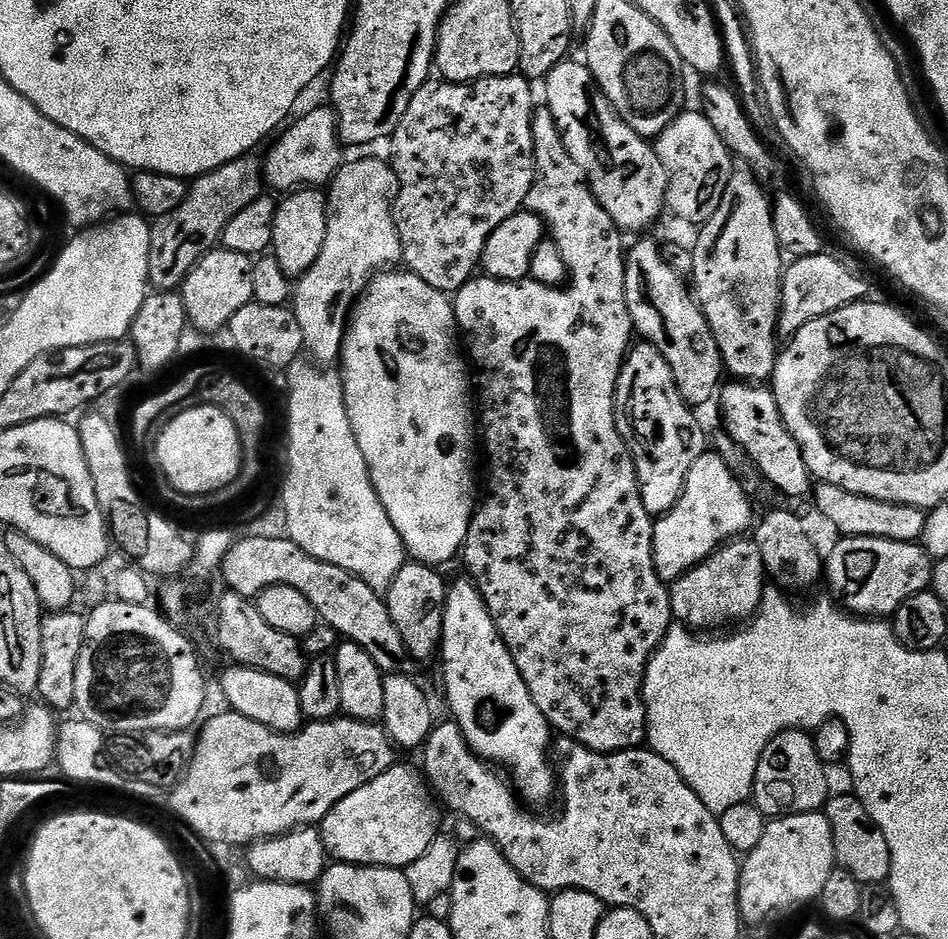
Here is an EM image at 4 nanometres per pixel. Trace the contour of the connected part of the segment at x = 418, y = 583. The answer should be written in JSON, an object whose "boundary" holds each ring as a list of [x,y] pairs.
{"boundary":[[[406,562],[402,570],[394,574],[394,582],[390,582],[386,593],[388,613],[413,661],[428,660],[431,656],[435,657],[440,650],[446,580],[444,584],[443,578],[436,572],[439,571],[435,567]]]}

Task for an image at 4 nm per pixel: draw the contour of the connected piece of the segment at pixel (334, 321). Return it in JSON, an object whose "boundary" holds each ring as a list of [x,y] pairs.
{"boundary":[[[387,159],[345,163],[330,181],[329,192],[326,192],[328,225],[322,254],[318,254],[314,266],[299,277],[294,288],[298,326],[302,326],[307,355],[317,365],[332,366],[328,364],[335,365],[339,361],[344,333],[350,327],[350,313],[368,280],[381,270],[401,263],[402,246],[392,217],[396,189],[396,172]]]}

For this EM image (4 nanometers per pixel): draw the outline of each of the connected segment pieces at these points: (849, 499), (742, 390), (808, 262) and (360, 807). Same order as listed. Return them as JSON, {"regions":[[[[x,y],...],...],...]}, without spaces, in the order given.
{"regions":[[[[823,482],[815,485],[814,496],[815,492],[816,500],[814,500],[814,506],[817,510],[826,514],[826,518],[830,518],[830,521],[834,522],[841,537],[873,536],[874,538],[882,538],[885,536],[887,540],[901,540],[902,542],[916,542],[923,537],[924,518],[926,515],[923,508],[911,508],[905,504],[891,504],[890,502],[882,502],[874,498],[866,498],[865,496],[854,494],[850,490],[842,490],[842,486],[834,486]]],[[[728,382],[718,393],[718,405],[724,415],[723,431],[738,444],[756,464],[761,474],[773,483],[780,494],[788,496],[809,495],[814,477],[809,472],[794,438],[782,422],[778,402],[771,387],[753,386],[748,382]]],[[[821,254],[793,259],[785,267],[784,279],[780,286],[779,335],[791,338],[798,330],[802,330],[802,326],[806,326],[806,322],[837,312],[847,304],[863,301],[867,292],[867,282],[859,280],[842,261],[835,260],[832,256]]],[[[403,762],[397,763],[391,770],[381,772],[378,778],[354,790],[354,794],[346,794],[342,802],[334,805],[322,821],[322,837],[327,855],[341,864],[371,864],[378,868],[404,870],[426,854],[427,848],[441,835],[441,809],[427,779],[417,769],[416,772],[407,768]]]]}

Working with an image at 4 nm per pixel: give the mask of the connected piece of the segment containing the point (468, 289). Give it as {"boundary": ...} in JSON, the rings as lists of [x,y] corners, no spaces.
{"boundary":[[[546,106],[537,107],[533,111],[532,133],[536,155],[536,180],[532,183],[528,197],[524,199],[524,208],[544,221],[547,235],[556,243],[562,262],[568,268],[570,283],[567,286],[553,286],[538,284],[531,278],[473,278],[454,293],[456,327],[462,333],[467,359],[474,369],[474,388],[478,393],[478,420],[479,423],[481,420],[482,423],[488,424],[484,436],[482,432],[482,448],[484,444],[484,452],[488,455],[488,485],[485,488],[483,485],[483,499],[472,514],[472,521],[464,539],[462,561],[464,560],[464,568],[468,571],[465,572],[467,579],[471,580],[482,594],[490,618],[502,642],[506,642],[510,658],[514,658],[514,666],[518,666],[518,674],[522,674],[526,690],[530,690],[530,698],[534,698],[534,706],[542,710],[549,725],[561,737],[576,740],[591,752],[624,752],[628,748],[638,748],[645,743],[648,719],[644,706],[644,671],[648,669],[648,660],[653,652],[659,648],[664,636],[674,624],[668,597],[669,585],[658,578],[654,566],[654,518],[642,502],[636,467],[616,425],[616,383],[624,365],[624,358],[634,344],[634,329],[626,302],[626,243],[624,244],[625,237],[610,218],[610,214],[606,214],[606,210],[602,210],[600,203],[592,197],[592,191],[589,190],[583,174],[578,170],[574,158],[570,158],[564,140],[560,137],[554,114]]]}

